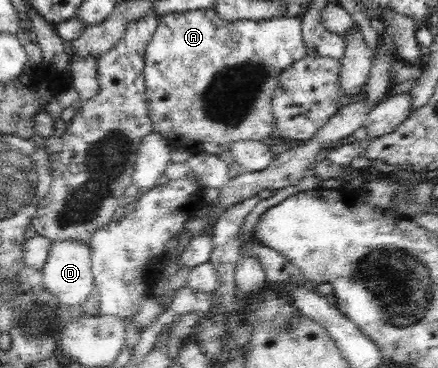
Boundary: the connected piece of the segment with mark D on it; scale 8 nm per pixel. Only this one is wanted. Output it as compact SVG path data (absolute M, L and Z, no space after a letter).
M62 241L52 244L48 260L42 270L46 289L53 293L65 307L81 306L94 292L95 279L92 273L90 247L77 241Z

